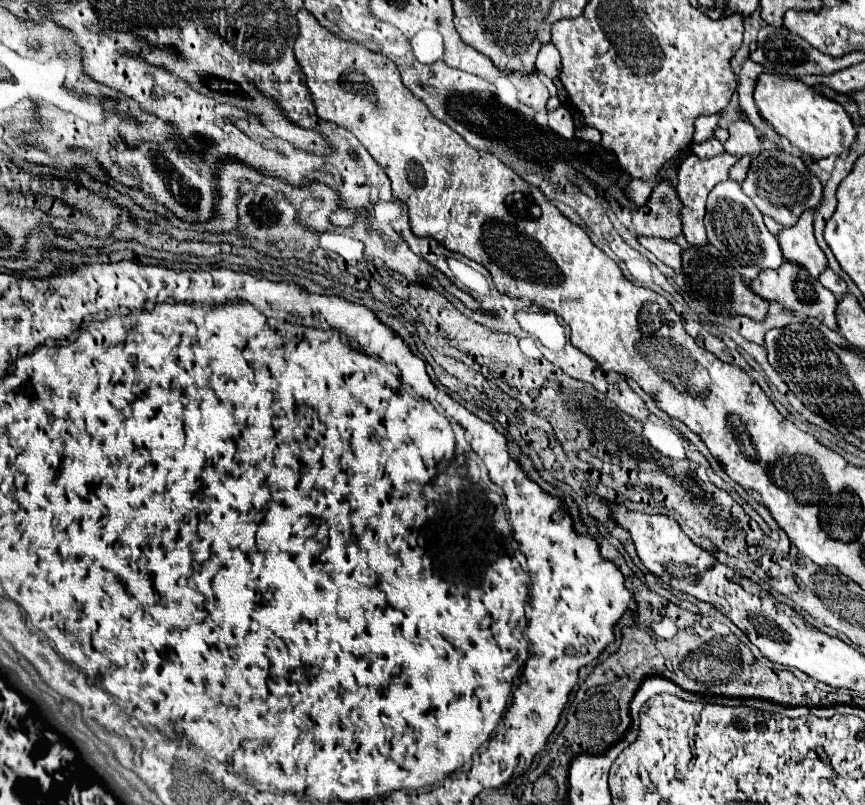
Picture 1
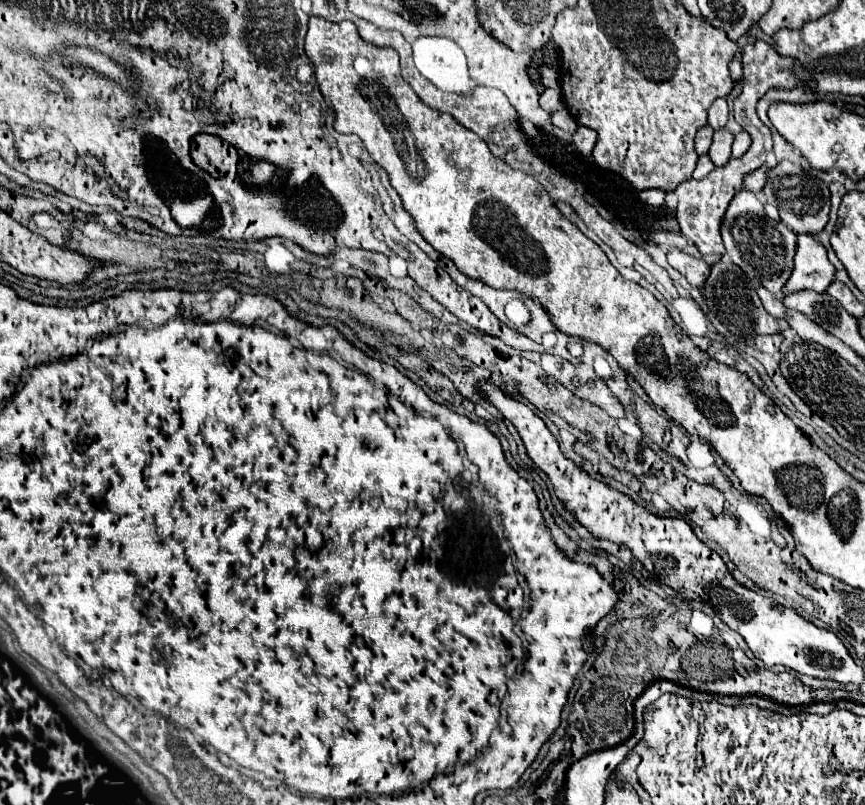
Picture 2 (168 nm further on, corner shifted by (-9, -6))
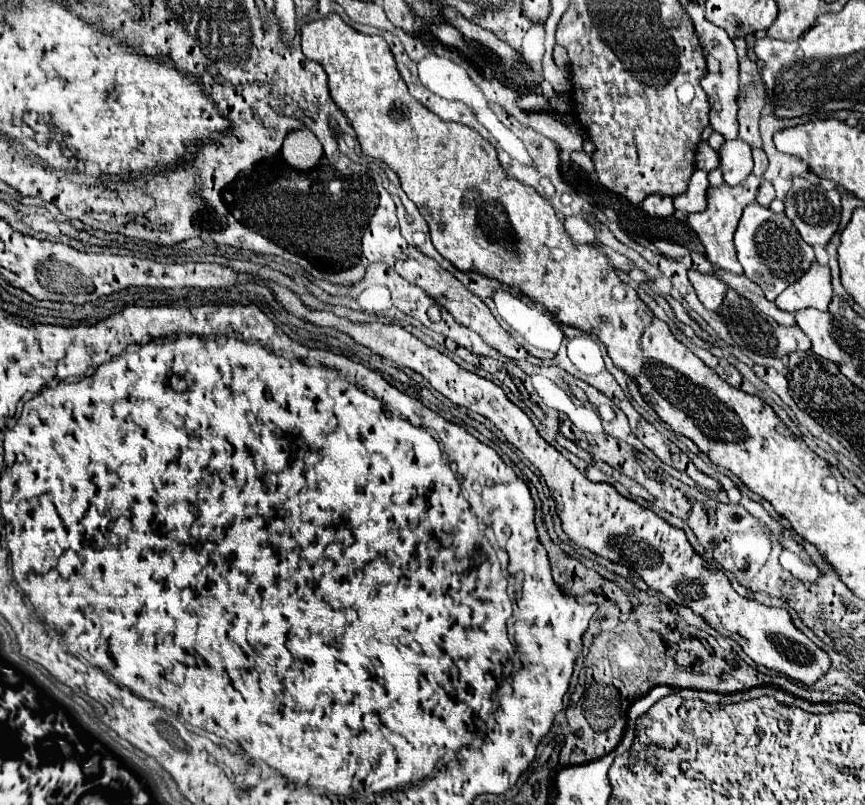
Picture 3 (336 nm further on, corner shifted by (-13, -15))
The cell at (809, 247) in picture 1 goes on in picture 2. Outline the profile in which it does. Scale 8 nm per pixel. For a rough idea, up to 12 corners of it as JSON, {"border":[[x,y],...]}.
{"border":[[798,234],[794,270],[782,294],[826,292],[836,268],[826,248]]}

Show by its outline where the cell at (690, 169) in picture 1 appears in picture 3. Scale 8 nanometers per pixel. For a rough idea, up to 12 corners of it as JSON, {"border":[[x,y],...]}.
{"border":[[752,147],[754,169],[736,187],[710,187],[706,209],[686,221],[720,269],[742,273],[734,231],[756,201],[768,157]]}

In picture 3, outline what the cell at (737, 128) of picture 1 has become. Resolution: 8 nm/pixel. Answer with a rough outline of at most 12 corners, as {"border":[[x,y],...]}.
{"border":[[742,139],[720,149],[724,183],[738,185],[752,171],[752,151]]}

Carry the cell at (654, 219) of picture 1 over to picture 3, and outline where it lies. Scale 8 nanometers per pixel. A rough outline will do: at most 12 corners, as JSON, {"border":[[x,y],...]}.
{"border":[[656,241],[656,247],[664,257],[680,259],[690,253],[686,247]]}

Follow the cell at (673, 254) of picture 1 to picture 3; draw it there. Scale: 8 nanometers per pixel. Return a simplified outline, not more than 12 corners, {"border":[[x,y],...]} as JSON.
{"border":[[688,271],[702,305],[718,311],[726,283],[714,275]]}

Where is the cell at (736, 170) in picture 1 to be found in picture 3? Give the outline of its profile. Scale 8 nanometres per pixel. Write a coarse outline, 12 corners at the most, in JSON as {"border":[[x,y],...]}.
{"border":[[762,181],[756,201],[768,207],[776,197],[774,185]]}

